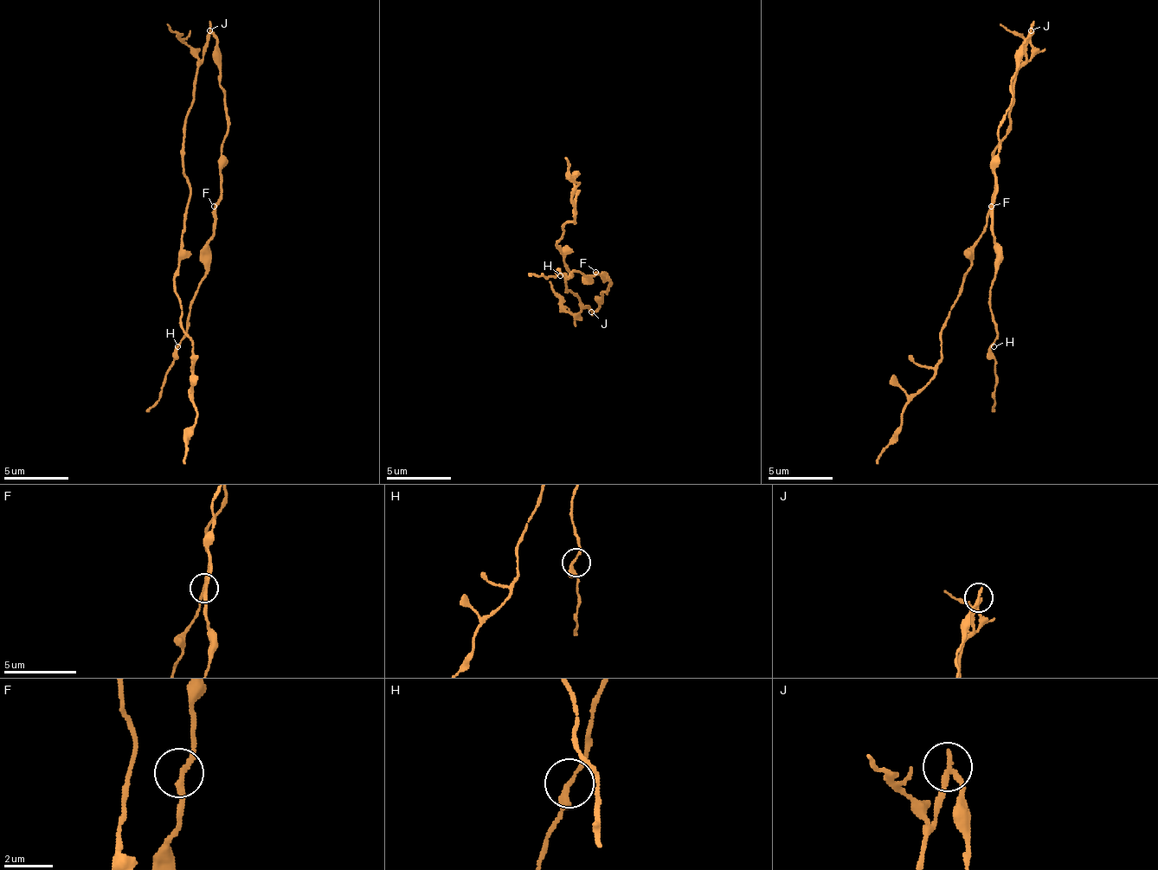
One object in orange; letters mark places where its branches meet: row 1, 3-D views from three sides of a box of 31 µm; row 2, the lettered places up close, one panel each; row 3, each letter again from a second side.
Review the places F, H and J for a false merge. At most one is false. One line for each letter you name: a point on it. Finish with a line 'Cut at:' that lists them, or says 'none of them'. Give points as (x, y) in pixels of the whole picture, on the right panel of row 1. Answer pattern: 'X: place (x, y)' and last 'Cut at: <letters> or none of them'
J: place (1031, 30)
Cut at: J

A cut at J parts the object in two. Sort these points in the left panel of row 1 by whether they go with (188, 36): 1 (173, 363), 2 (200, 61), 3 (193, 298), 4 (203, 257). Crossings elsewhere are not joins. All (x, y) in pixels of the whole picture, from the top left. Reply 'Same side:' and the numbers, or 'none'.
Same side: 2

